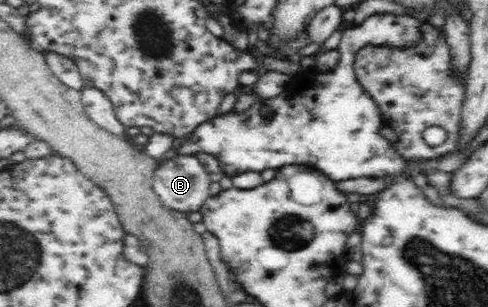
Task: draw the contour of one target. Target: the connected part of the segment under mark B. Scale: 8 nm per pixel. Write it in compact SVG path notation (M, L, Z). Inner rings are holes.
M178 154L162 163L156 168L153 175L153 190L167 208L189 214L199 211L204 202L210 197L210 176L200 164L196 155Z

